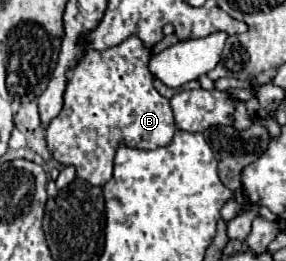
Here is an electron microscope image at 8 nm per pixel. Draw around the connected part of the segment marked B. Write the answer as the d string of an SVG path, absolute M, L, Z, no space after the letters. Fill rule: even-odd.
M129 36L125 42L103 52L89 48L77 62L65 90L63 110L45 130L47 148L53 152L53 158L63 166L75 166L77 178L93 186L103 186L111 178L119 142L145 150L171 142L175 134L173 112L169 100L153 86L149 72L151 54L151 48L137 36Z

